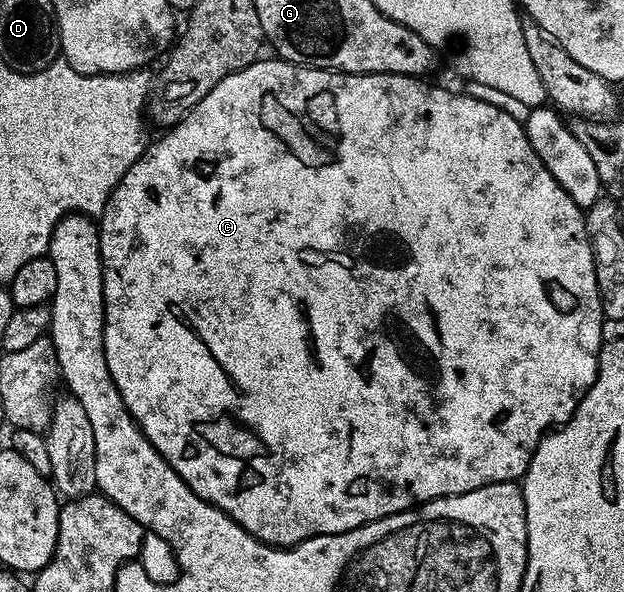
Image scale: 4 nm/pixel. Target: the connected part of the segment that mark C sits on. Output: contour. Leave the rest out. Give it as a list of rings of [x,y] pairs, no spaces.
[[[261,57],[261,58],[258,58],[258,60],[257,60],[257,62],[255,62],[255,63],[253,63],[253,64],[251,64],[251,65],[250,65],[250,66],[249,66],[249,67],[245,67],[245,68],[244,68],[244,69],[243,69],[243,70],[241,70],[241,71],[236,71],[236,72],[235,72],[235,73],[231,73],[231,74],[230,74],[230,75],[228,75],[228,76],[227,76],[227,77],[223,77],[223,81],[219,81],[219,85],[215,85],[215,89],[211,89],[211,93],[207,93],[207,97],[203,97],[203,101],[199,101],[199,105],[195,105],[195,106],[194,106],[194,107],[193,107],[193,108],[192,108],[192,109],[190,109],[190,110],[189,110],[189,112],[188,112],[188,113],[186,113],[186,115],[184,115],[184,117],[183,117],[183,118],[182,118],[182,119],[181,119],[181,120],[180,120],[180,121],[178,121],[178,123],[176,123],[176,124],[175,124],[175,125],[174,125],[174,126],[173,126],[173,127],[170,127],[170,128],[168,128],[168,130],[166,130],[166,131],[165,131],[165,132],[164,132],[164,133],[161,133],[161,134],[158,134],[158,135],[161,135],[161,136],[159,136],[159,137],[158,137],[158,139],[157,139],[157,140],[155,140],[155,141],[154,141],[154,143],[153,143],[153,140],[152,140],[152,142],[150,142],[150,143],[149,143],[149,144],[148,144],[148,146],[146,146],[146,149],[145,149],[145,151],[144,151],[144,152],[143,152],[143,154],[141,154],[141,156],[139,156],[139,157],[138,157],[138,158],[137,158],[137,160],[136,160],[136,161],[135,161],[135,165],[131,165],[131,169],[127,169],[127,173],[123,173],[123,177],[122,177],[122,178],[121,178],[121,180],[120,180],[120,181],[119,181],[119,185],[118,185],[118,186],[117,186],[117,187],[116,187],[116,189],[115,189],[115,190],[113,190],[113,192],[112,192],[112,193],[110,193],[110,194],[109,194],[109,199],[108,199],[108,201],[107,201],[107,202],[106,202],[106,203],[105,203],[105,211],[104,211],[104,212],[103,212],[103,214],[101,214],[101,216],[99,216],[99,234],[100,234],[100,237],[101,237],[101,268],[102,268],[102,269],[103,269],[103,297],[104,297],[104,298],[105,298],[105,332],[104,332],[104,333],[103,333],[103,345],[104,345],[104,346],[105,346],[105,356],[106,356],[106,357],[107,357],[107,369],[111,369],[111,377],[112,377],[112,378],[113,378],[113,380],[114,380],[114,381],[115,381],[115,385],[116,385],[116,386],[117,386],[117,388],[118,388],[118,389],[119,389],[119,393],[120,393],[120,394],[121,394],[121,396],[122,396],[122,397],[123,397],[123,405],[124,405],[124,406],[125,406],[125,408],[126,408],[126,409],[127,409],[127,410],[129,410],[129,412],[130,412],[130,413],[131,413],[131,417],[132,417],[132,418],[133,418],[133,419],[134,419],[134,420],[135,420],[135,421],[136,421],[136,423],[137,423],[137,426],[138,426],[138,427],[140,427],[140,429],[141,429],[141,431],[142,431],[142,432],[143,432],[143,433],[144,433],[144,435],[145,435],[145,436],[146,436],[146,437],[148,437],[148,439],[149,439],[149,440],[150,440],[150,441],[151,441],[151,445],[152,445],[152,446],[153,446],[153,448],[154,448],[154,449],[156,449],[156,450],[157,450],[157,451],[158,451],[158,452],[159,452],[159,454],[160,454],[160,455],[162,455],[162,456],[163,456],[163,457],[164,457],[164,459],[166,459],[166,460],[167,460],[167,462],[168,462],[168,463],[169,463],[169,464],[170,464],[170,465],[171,465],[171,469],[175,469],[175,473],[179,473],[179,477],[183,477],[183,481],[184,481],[184,482],[185,482],[185,483],[186,483],[186,485],[188,485],[188,486],[189,486],[189,488],[191,488],[191,489],[192,489],[192,491],[194,491],[194,493],[196,493],[196,494],[197,494],[197,495],[198,495],[198,496],[199,496],[199,497],[203,497],[203,501],[207,501],[207,502],[208,502],[208,503],[210,503],[210,504],[211,504],[211,505],[215,505],[215,506],[216,506],[216,507],[217,507],[217,508],[219,508],[219,510],[221,510],[221,511],[222,511],[222,512],[223,512],[223,513],[227,513],[227,517],[231,517],[231,518],[232,518],[232,519],[234,519],[234,521],[235,521],[235,522],[237,522],[237,523],[238,523],[238,524],[239,524],[239,525],[240,525],[240,526],[241,526],[241,527],[242,527],[242,528],[243,528],[243,529],[247,529],[247,533],[251,533],[251,534],[252,534],[252,535],[253,535],[253,536],[254,536],[254,537],[255,537],[255,538],[256,538],[256,539],[257,539],[257,540],[259,540],[259,542],[261,542],[261,543],[267,543],[267,544],[269,544],[269,546],[271,546],[271,547],[293,547],[293,546],[295,546],[295,545],[296,545],[296,543],[302,543],[302,542],[303,542],[303,541],[307,541],[307,540],[308,540],[308,539],[310,539],[310,538],[311,538],[311,537],[315,537],[315,536],[316,536],[316,535],[338,535],[338,534],[339,534],[339,533],[347,533],[347,532],[348,532],[348,531],[350,531],[350,530],[351,530],[351,529],[355,529],[355,528],[356,528],[356,527],[361,527],[361,526],[362,526],[362,525],[363,525],[363,524],[365,524],[365,523],[370,523],[370,522],[371,522],[371,521],[379,521],[379,520],[380,520],[380,519],[382,519],[382,518],[383,518],[383,517],[387,517],[387,516],[388,516],[388,515],[394,515],[394,514],[395,514],[395,513],[399,513],[399,512],[400,512],[400,511],[408,511],[408,510],[410,510],[410,509],[413,509],[413,508],[416,508],[416,507],[417,507],[417,506],[418,506],[418,505],[420,505],[420,504],[423,504],[423,503],[430,503],[430,501],[431,501],[431,500],[432,500],[432,499],[442,499],[442,498],[443,498],[443,497],[447,497],[447,496],[448,496],[448,495],[458,495],[458,494],[459,494],[459,493],[467,493],[467,492],[468,492],[468,491],[474,491],[474,490],[475,490],[475,489],[479,489],[479,488],[480,488],[480,487],[482,487],[482,486],[483,486],[483,485],[491,485],[491,484],[492,484],[492,483],[512,483],[512,482],[514,482],[514,481],[521,481],[521,480],[524,480],[524,477],[525,477],[525,470],[527,470],[527,468],[529,468],[529,462],[530,462],[530,461],[531,461],[531,457],[532,457],[532,456],[533,456],[533,454],[534,454],[534,453],[535,453],[535,449],[536,449],[536,448],[537,448],[537,446],[538,446],[538,445],[540,445],[540,444],[541,444],[541,441],[542,441],[542,439],[544,439],[544,438],[545,438],[545,436],[546,436],[546,434],[547,434],[547,432],[548,432],[548,431],[549,431],[549,430],[550,430],[550,429],[553,429],[553,428],[556,428],[556,427],[557,427],[557,426],[558,426],[558,425],[564,425],[564,424],[566,424],[566,423],[568,423],[568,421],[569,421],[569,419],[570,419],[570,417],[571,417],[571,416],[573,416],[573,414],[574,414],[574,413],[575,413],[575,409],[576,409],[576,408],[577,408],[577,407],[578,407],[578,405],[580,405],[580,404],[581,404],[581,399],[582,399],[582,398],[583,398],[583,396],[584,396],[584,395],[586,395],[586,393],[588,393],[588,392],[589,392],[589,390],[590,390],[590,389],[591,389],[591,385],[592,385],[592,384],[593,384],[593,382],[594,382],[594,381],[595,381],[595,377],[596,377],[596,376],[597,376],[597,357],[598,357],[598,355],[600,355],[600,353],[601,353],[601,348],[602,348],[602,346],[603,346],[603,342],[602,342],[602,340],[601,340],[601,322],[602,322],[602,320],[603,320],[603,316],[602,316],[602,313],[601,313],[601,294],[600,294],[600,293],[599,293],[599,285],[598,285],[598,284],[597,284],[597,278],[596,278],[596,277],[595,277],[595,261],[594,261],[594,260],[593,260],[593,247],[592,247],[592,246],[591,246],[591,245],[590,245],[590,243],[589,243],[589,234],[588,234],[588,233],[587,233],[587,229],[586,229],[586,228],[585,228],[585,216],[584,216],[584,214],[583,214],[583,211],[582,211],[582,208],[580,208],[580,207],[577,207],[577,206],[576,206],[576,205],[575,205],[575,201],[571,201],[571,197],[567,197],[567,189],[563,189],[563,185],[559,185],[559,181],[555,181],[555,177],[551,177],[551,173],[547,173],[547,165],[543,165],[543,161],[539,161],[539,157],[538,157],[538,156],[537,156],[537,154],[536,154],[536,153],[535,153],[535,149],[531,149],[531,141],[527,141],[527,133],[526,133],[526,132],[525,132],[525,124],[524,124],[524,122],[522,122],[522,120],[521,120],[521,119],[520,119],[520,118],[518,118],[518,119],[516,119],[516,117],[515,117],[515,116],[513,116],[513,115],[512,115],[512,113],[511,113],[511,112],[509,112],[509,111],[504,111],[504,109],[503,109],[503,108],[501,108],[501,107],[496,107],[496,105],[495,105],[495,104],[493,104],[493,103],[488,103],[488,101],[487,101],[487,100],[485,100],[485,99],[476,99],[476,97],[475,97],[475,96],[473,96],[473,95],[460,95],[460,93],[459,93],[459,92],[457,92],[457,91],[448,91],[448,89],[447,89],[447,88],[445,88],[445,87],[432,87],[432,85],[431,85],[431,84],[429,84],[429,83],[425,83],[425,82],[429,82],[429,81],[426,81],[426,80],[425,80],[425,79],[424,79],[424,78],[421,78],[421,77],[418,77],[418,76],[415,76],[415,75],[348,75],[348,74],[347,74],[347,73],[343,73],[343,72],[342,72],[342,71],[328,71],[328,70],[327,70],[327,69],[323,69],[323,68],[322,68],[322,67],[302,67],[302,66],[301,66],[301,64],[300,64],[300,63],[288,63],[288,62],[287,62],[287,60],[286,60],[286,59],[283,59],[283,58],[280,58],[280,57],[272,57],[272,58],[273,58],[273,59],[265,59],[265,58],[266,58],[266,57]]]

